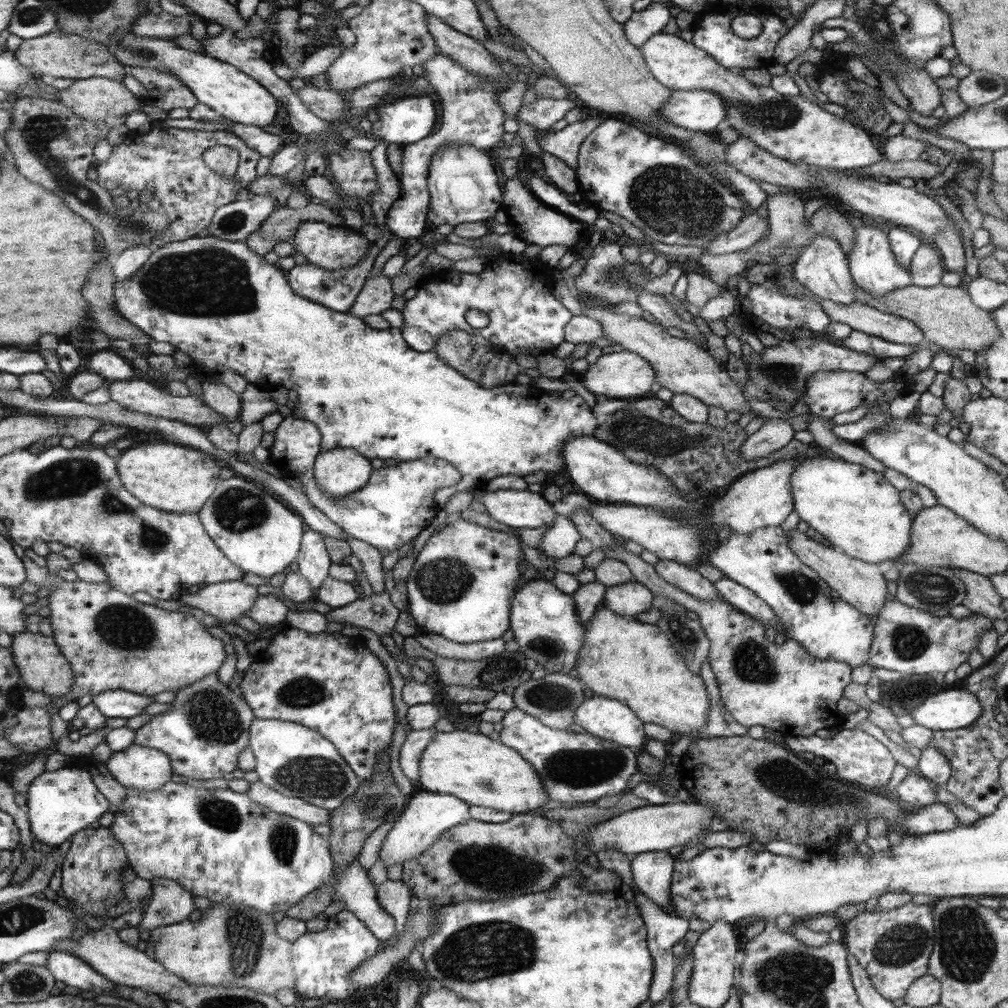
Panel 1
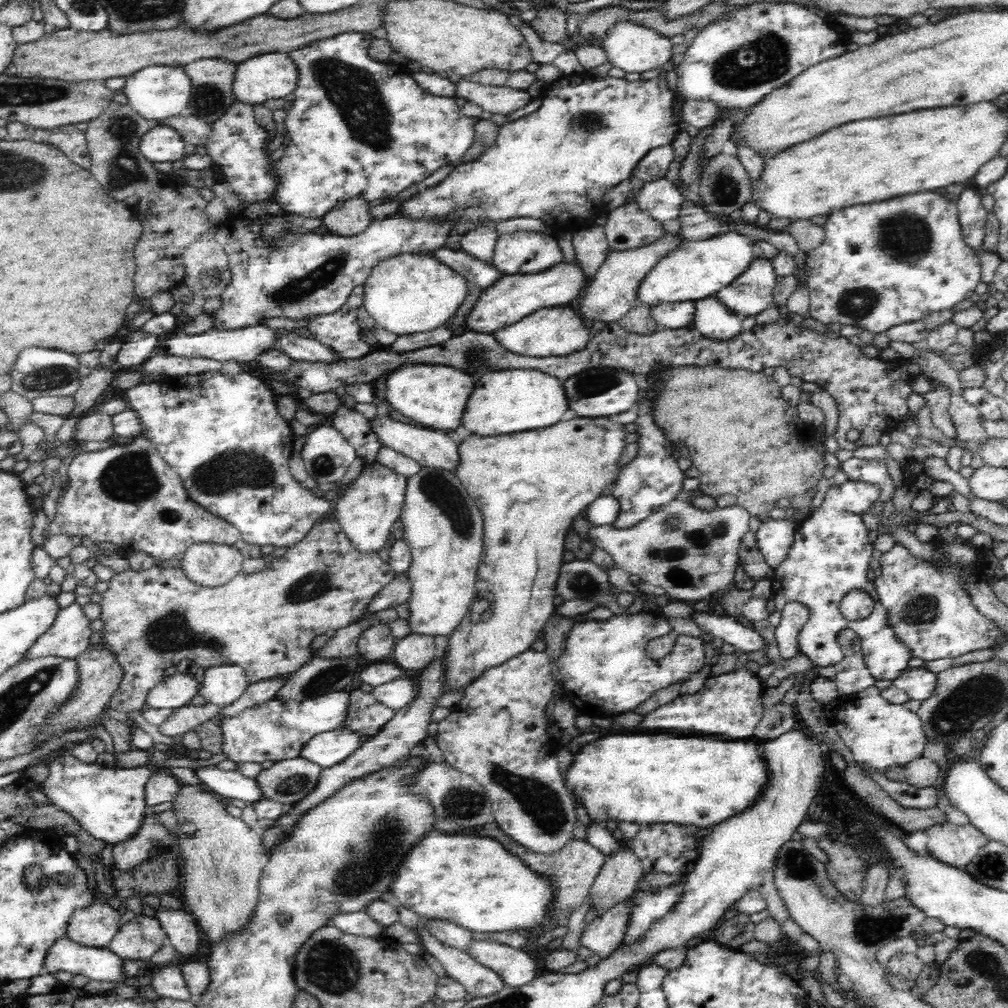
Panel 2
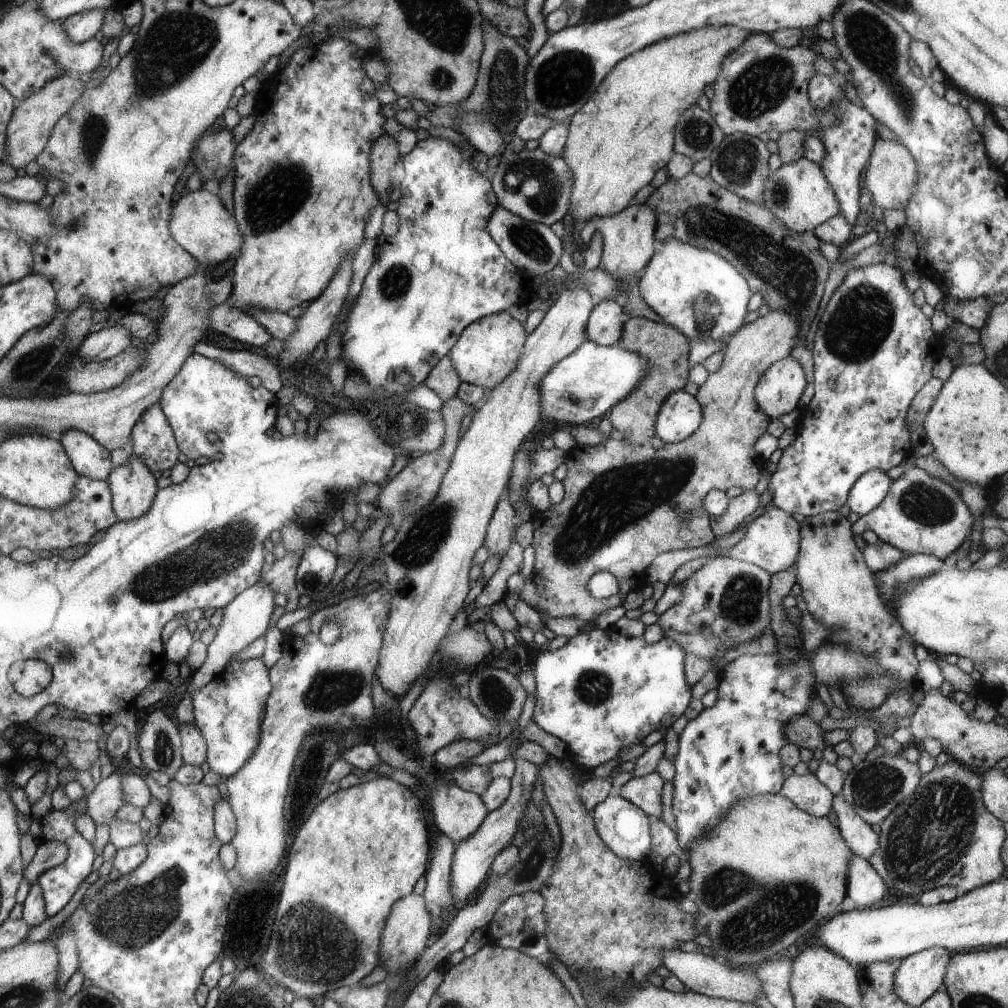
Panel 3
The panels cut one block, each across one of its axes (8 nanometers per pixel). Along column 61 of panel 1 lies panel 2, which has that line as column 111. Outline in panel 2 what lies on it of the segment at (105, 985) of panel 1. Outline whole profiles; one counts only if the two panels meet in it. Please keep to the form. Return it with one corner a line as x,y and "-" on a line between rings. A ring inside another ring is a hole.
64,935
49,946
43,970
52,975
55,972
70,972
90,980
121,984
126,979
123,976
122,961
122,958
108,948
82,946

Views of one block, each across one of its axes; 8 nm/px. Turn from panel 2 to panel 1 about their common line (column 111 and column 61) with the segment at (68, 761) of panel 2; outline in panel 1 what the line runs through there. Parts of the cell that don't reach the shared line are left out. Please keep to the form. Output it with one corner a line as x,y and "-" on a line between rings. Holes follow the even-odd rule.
76,762
57,770
45,770
31,782
29,789
25,792
28,799
30,838
40,840
44,846
60,846
70,836
90,827
96,820
100,820
104,812
109,811
110,802
98,790
86,767

